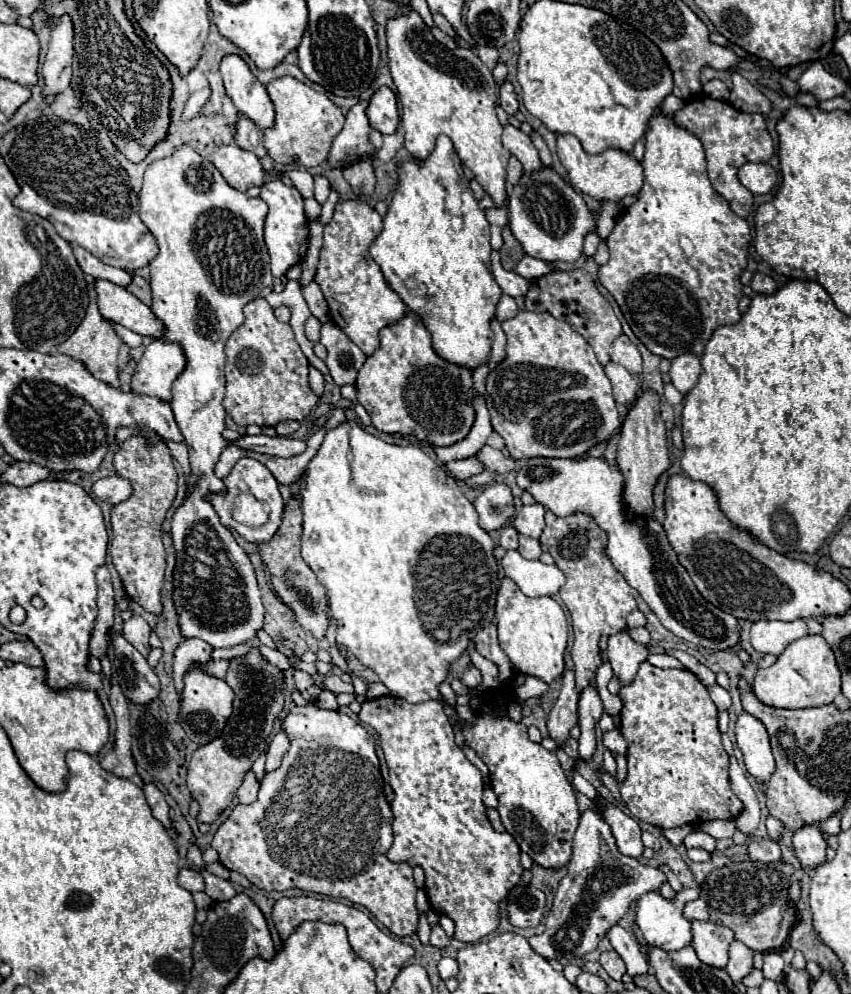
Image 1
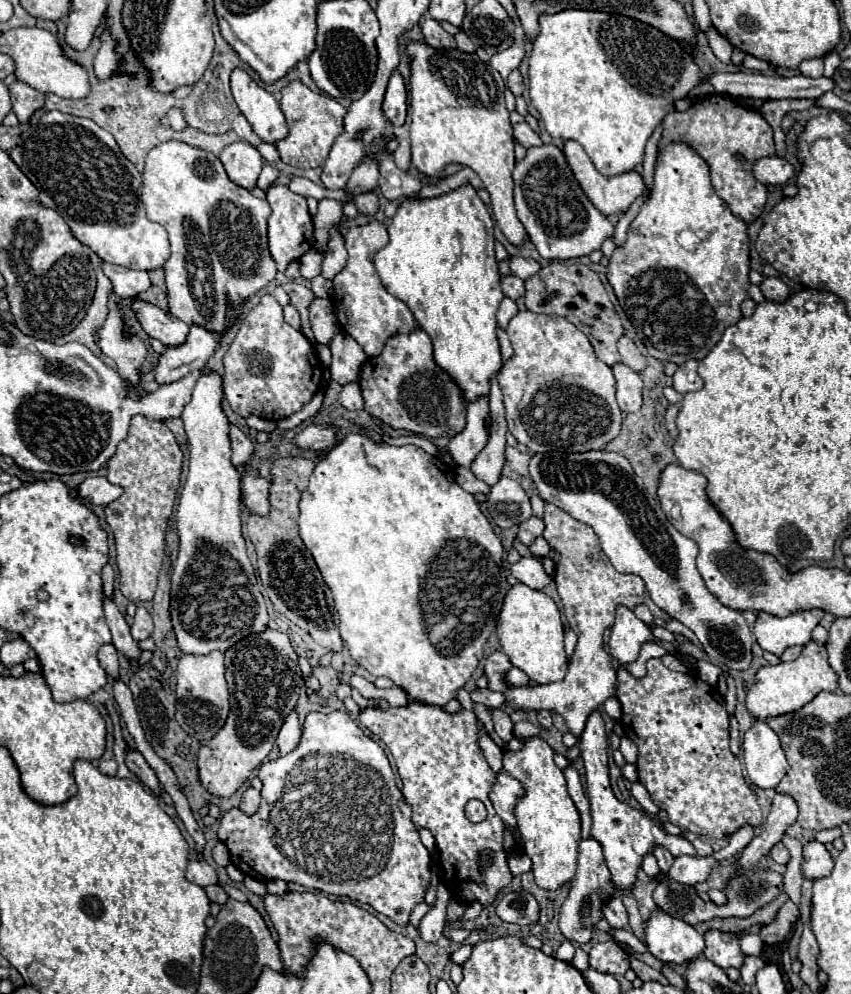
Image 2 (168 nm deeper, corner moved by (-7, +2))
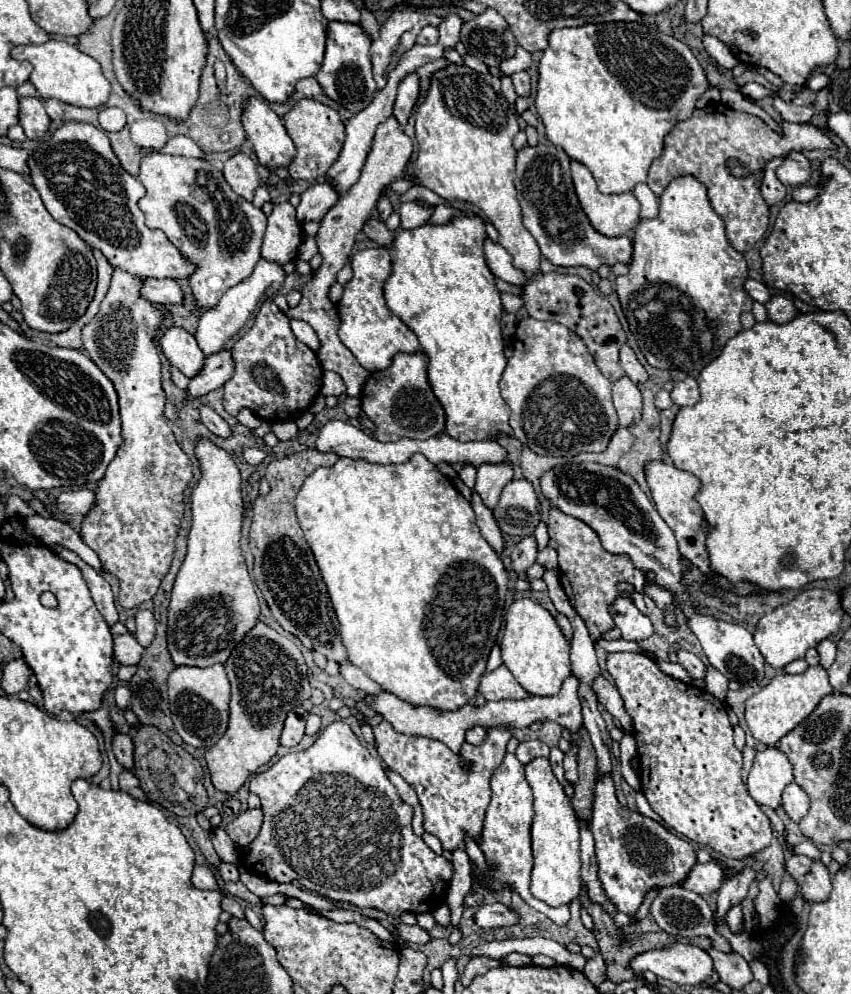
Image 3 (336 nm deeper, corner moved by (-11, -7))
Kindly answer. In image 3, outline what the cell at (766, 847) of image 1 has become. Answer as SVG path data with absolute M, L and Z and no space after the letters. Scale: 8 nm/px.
M791 856L791 858L787 860L785 868L787 868L787 872L789 872L795 880L801 880L801 878L809 872L811 864L813 864L813 860L807 858L807 856Z

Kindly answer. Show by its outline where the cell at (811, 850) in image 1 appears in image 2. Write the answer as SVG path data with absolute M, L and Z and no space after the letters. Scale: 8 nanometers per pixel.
M815 839L805 843L801 869L803 869L805 877L809 877L809 879L819 879L833 871L833 859L823 843L819 843Z

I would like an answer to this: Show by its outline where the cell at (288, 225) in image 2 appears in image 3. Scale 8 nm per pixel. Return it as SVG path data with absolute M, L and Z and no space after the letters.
M289 202L275 204L271 216L267 218L267 230L261 246L261 256L287 264L297 256L297 248L303 240L303 228L295 218L295 208Z

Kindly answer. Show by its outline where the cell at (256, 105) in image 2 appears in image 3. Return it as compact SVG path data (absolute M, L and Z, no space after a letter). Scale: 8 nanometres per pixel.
M251 98L245 102L243 126L247 140L253 144L253 150L259 162L269 168L287 168L295 158L295 144L289 138L283 120L269 108L267 102Z

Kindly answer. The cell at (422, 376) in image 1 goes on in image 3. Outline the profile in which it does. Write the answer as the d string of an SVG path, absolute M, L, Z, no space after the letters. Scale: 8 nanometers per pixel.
M423 352L397 354L387 370L373 372L361 394L361 408L375 424L373 438L397 442L401 438L427 440L445 430L445 412L427 382L427 356Z

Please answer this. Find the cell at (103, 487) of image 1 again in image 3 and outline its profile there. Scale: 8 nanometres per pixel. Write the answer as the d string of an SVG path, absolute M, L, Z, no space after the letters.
M77 490L77 492L63 492L57 496L57 510L63 514L87 514L91 506L95 506L95 492L91 490Z

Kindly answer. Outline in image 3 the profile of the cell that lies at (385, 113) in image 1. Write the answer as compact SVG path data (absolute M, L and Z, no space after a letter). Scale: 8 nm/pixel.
M407 74L399 84L397 100L393 106L393 116L399 120L401 126L407 124L407 118L409 118L409 114L417 102L417 98L419 98L419 76Z

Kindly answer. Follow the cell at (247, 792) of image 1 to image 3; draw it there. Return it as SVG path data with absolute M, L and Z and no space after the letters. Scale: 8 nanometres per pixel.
M259 808L245 810L233 822L229 822L225 826L225 832L233 840L235 848L239 852L243 852L243 850L249 848L249 844L253 842L253 838L257 838L257 834L261 830L261 822L263 822L263 812Z

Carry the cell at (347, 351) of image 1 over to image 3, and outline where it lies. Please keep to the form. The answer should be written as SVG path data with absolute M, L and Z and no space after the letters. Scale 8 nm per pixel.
M325 372L323 374L323 386L321 386L321 394L323 396L339 396L339 394L343 394L345 392L345 384L343 384L343 380L341 380L341 376L339 374L335 374L335 372Z

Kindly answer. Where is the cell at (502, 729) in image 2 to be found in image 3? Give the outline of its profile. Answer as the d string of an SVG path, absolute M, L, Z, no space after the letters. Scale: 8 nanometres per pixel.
M507 754L501 766L491 776L491 802L485 812L481 842L479 848L485 856L485 862L491 870L483 876L477 874L477 868L471 864L473 882L489 892L501 892L505 886L517 890L517 894L535 910L549 916L555 924L565 926L569 920L569 906L551 908L545 902L539 902L529 892L529 876L533 870L533 856L531 856L531 820L533 820L533 794L531 786L525 780L525 766L515 758L515 754Z

